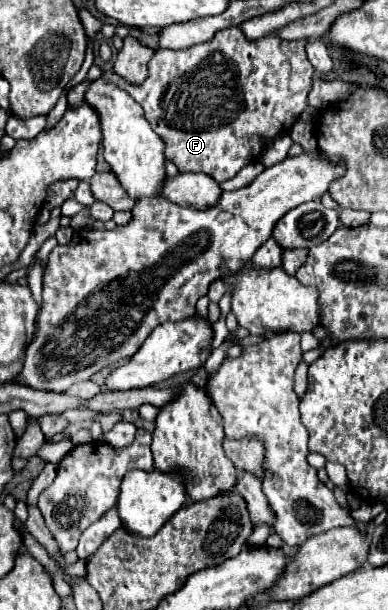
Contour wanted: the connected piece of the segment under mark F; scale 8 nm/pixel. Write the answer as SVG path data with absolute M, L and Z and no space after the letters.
M227 27L217 31L211 41L193 45L179 51L155 51L149 61L149 75L143 83L129 83L113 69L103 73L107 83L113 83L127 91L145 111L145 119L163 137L167 157L181 173L201 171L215 181L227 181L235 177L247 163L255 163L261 157L265 141L289 131L299 115L305 111L307 95L313 85L313 65L305 51L307 41L287 41L275 35L249 41L239 27Z

